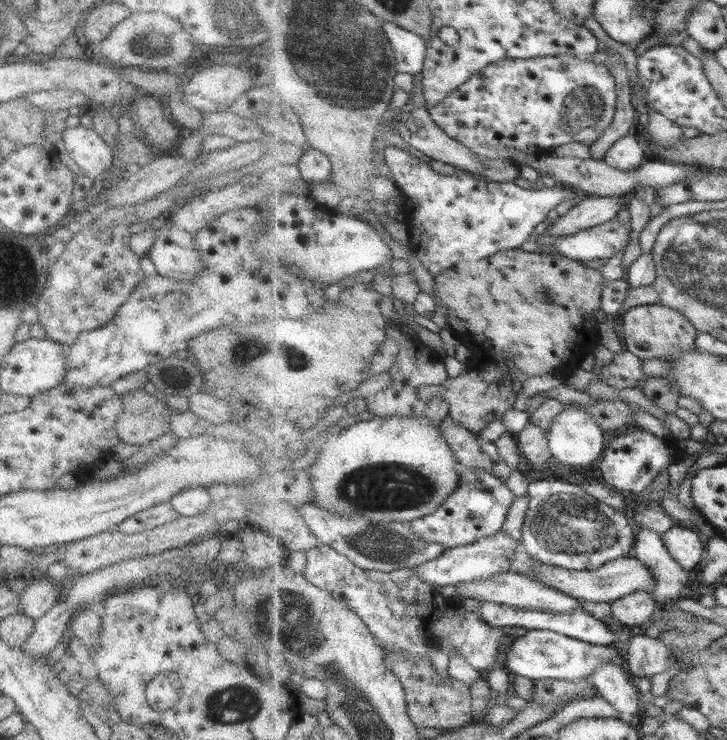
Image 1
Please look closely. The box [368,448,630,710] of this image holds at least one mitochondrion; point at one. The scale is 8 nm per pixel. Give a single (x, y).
(568, 525)

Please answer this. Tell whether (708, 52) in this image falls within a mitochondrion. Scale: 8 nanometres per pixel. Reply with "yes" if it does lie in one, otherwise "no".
no

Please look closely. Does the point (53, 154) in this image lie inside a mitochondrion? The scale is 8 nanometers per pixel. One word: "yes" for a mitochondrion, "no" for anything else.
no

